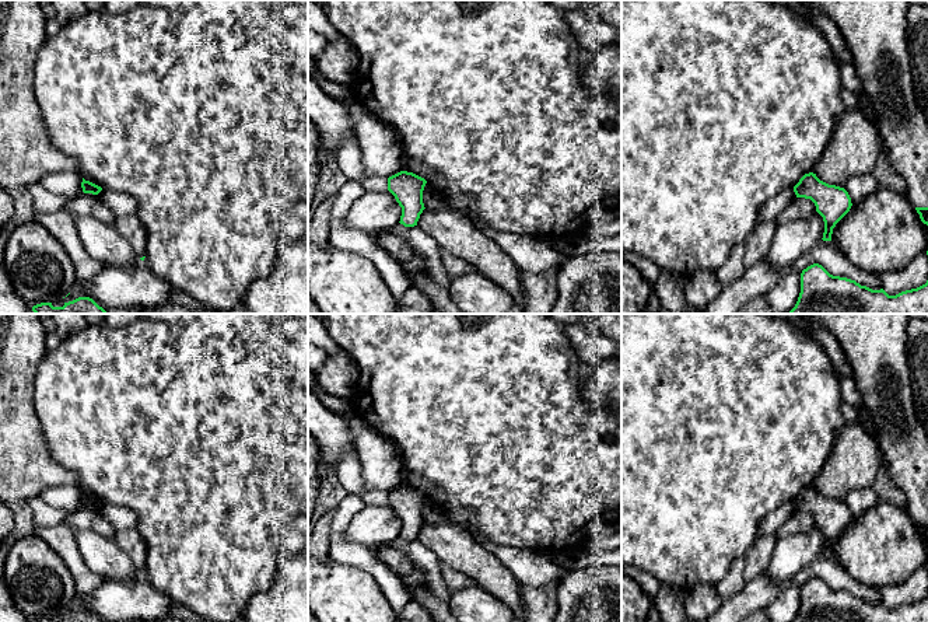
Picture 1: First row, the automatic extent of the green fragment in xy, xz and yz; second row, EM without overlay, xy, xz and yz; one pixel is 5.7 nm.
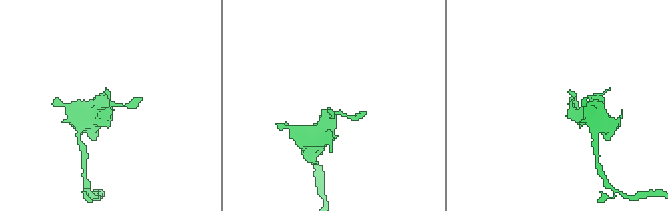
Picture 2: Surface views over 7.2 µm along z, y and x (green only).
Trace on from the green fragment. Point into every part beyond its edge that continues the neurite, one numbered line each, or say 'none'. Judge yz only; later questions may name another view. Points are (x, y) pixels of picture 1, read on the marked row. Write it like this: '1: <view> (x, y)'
1: yz (874, 30)

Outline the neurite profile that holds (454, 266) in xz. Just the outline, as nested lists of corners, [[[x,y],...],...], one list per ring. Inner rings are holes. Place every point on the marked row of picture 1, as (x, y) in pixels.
[[[441,249],[441,259],[442,266],[451,279],[466,275],[473,270],[473,268],[467,262],[452,255],[447,249]]]

